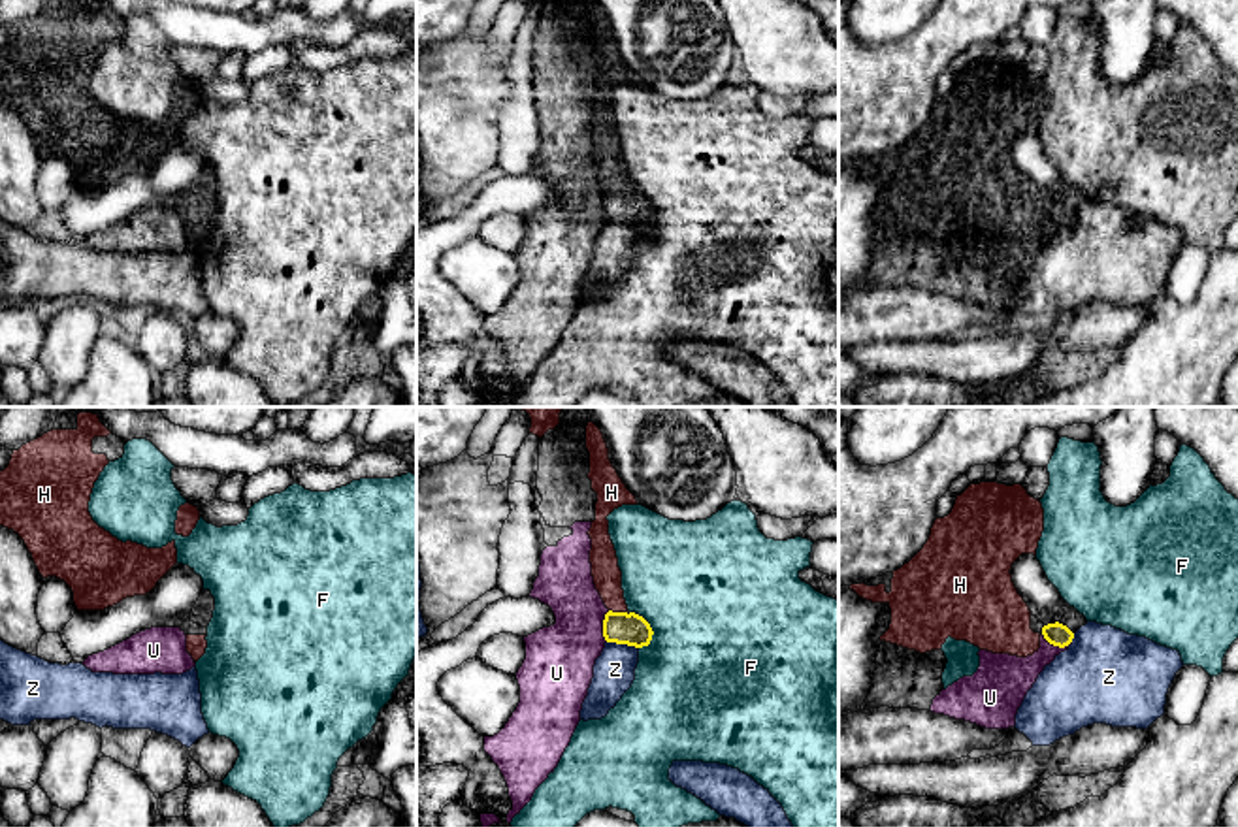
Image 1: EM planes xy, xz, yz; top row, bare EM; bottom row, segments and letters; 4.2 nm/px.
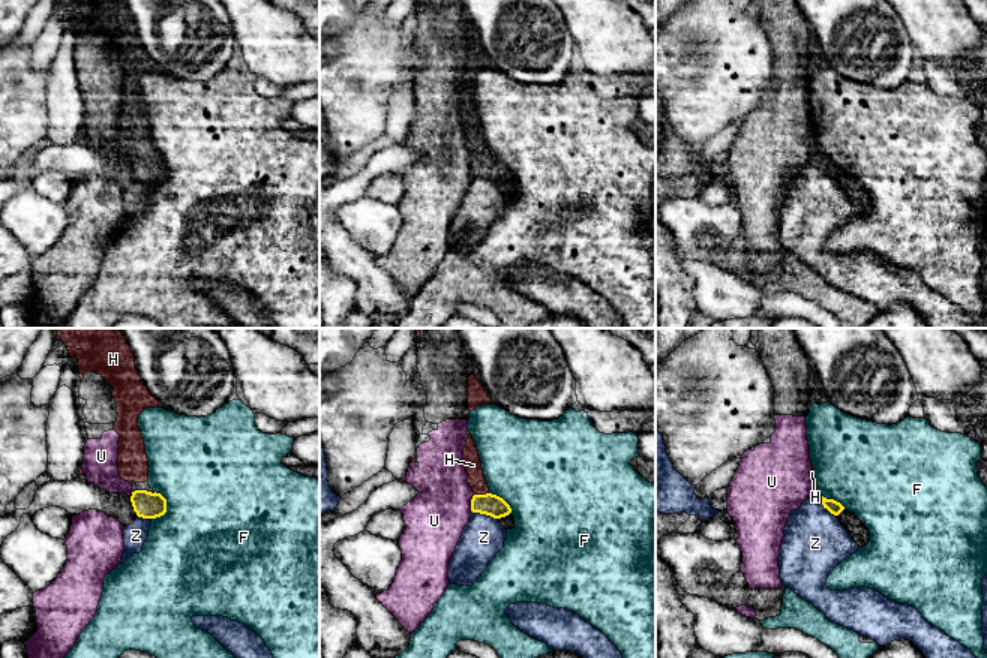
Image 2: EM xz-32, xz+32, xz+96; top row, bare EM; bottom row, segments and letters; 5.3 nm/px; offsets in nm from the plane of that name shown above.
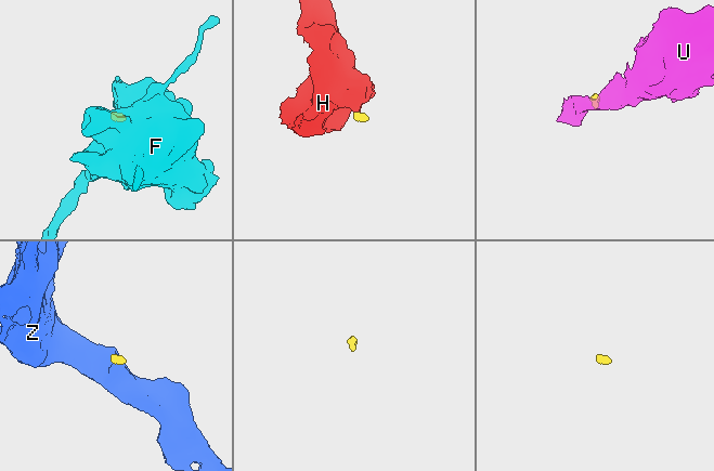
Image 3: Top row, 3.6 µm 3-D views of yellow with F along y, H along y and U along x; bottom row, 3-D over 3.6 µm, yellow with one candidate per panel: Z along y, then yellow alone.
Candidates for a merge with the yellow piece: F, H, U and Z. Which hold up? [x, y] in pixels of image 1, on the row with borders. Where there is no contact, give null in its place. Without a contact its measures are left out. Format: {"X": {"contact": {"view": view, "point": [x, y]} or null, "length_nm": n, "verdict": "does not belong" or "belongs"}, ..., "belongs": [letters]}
{"F": {"contact": {"view": "xz", "point": [649, 626]}, "length_nm": 180, "verdict": "does not belong"}, "H": {"contact": {"view": "xz", "point": [618, 613]}, "length_nm": 80, "verdict": "belongs"}, "U": {"contact": {"view": "xz", "point": [603, 626]}, "length_nm": 140, "verdict": "does not belong"}, "Z": {"contact": {"view": "xz", "point": [622, 643]}, "length_nm": 140, "verdict": "does not belong"}, "belongs": ["H"]}

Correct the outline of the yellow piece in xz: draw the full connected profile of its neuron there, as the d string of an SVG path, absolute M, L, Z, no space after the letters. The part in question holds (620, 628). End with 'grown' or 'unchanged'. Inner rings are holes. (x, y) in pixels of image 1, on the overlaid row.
M594 422L586 426L586 448L590 452L588 478L597 494L595 520L588 531L592 539L590 563L595 590L609 608L603 620L603 637L607 642L643 648L650 644L654 631L643 616L627 610L622 571L607 520L614 509L637 505L637 499L612 467L603 433Z | grown

